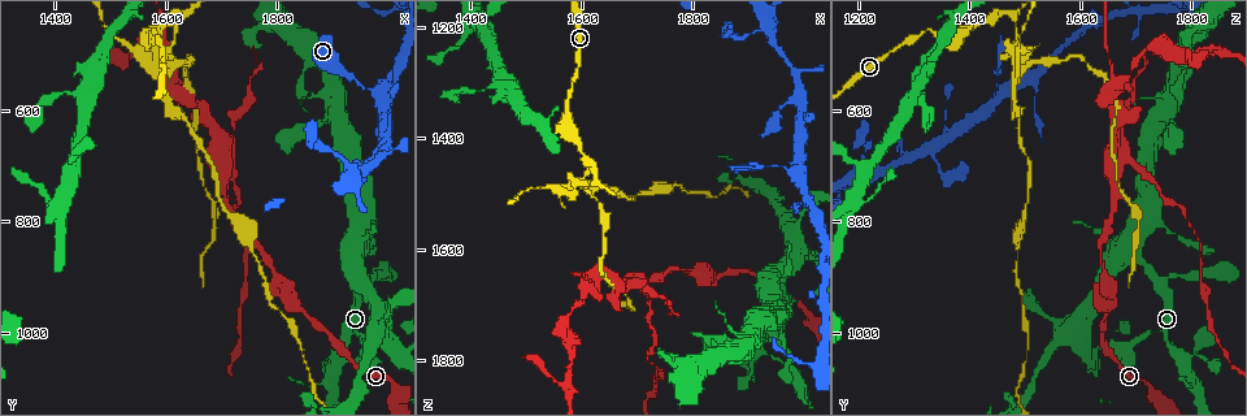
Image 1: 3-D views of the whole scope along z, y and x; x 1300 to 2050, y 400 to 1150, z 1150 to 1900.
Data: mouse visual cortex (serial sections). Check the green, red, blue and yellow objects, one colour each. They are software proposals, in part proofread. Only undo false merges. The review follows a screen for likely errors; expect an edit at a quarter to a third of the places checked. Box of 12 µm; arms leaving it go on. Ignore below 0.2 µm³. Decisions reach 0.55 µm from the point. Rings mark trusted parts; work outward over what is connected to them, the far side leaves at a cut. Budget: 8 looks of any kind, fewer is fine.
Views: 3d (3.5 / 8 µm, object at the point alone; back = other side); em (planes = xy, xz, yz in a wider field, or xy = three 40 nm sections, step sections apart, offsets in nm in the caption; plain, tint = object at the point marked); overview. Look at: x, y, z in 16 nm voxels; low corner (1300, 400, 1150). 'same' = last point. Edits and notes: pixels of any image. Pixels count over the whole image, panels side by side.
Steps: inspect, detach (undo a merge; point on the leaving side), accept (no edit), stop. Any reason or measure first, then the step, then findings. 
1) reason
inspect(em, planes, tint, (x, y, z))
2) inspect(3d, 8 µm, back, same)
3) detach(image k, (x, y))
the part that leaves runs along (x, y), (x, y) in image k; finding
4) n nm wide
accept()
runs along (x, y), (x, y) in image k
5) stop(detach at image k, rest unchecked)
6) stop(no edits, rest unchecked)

four arms meet
inspect(3d, 3.5 µm, back, (1605, 490, 1480))

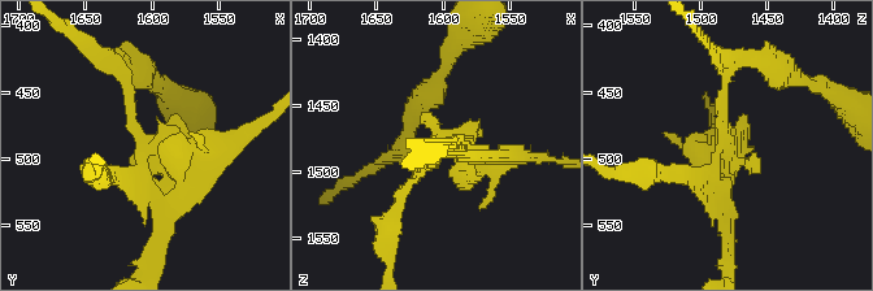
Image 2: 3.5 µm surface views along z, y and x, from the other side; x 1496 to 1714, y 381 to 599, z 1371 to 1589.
inspect(em, xy, step 2, tint, (1606, 488, 1480))

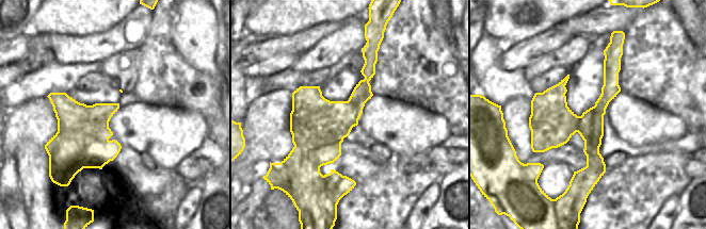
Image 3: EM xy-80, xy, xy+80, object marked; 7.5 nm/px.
cut it another way
inspect(em, xy, step 3, tint, same)

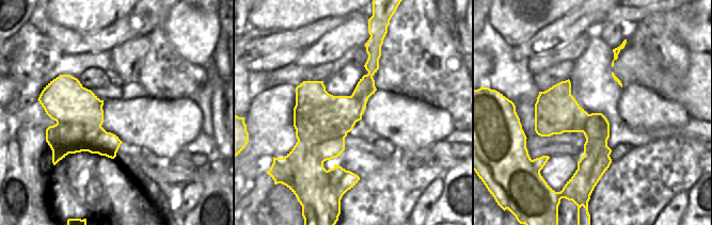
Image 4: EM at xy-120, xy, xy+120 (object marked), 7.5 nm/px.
detach(image 2, (725, 178))
a second cell is stuck on

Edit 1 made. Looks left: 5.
side arm on a straight run
inspect(3d, 3.5 µm, (1705, 675, 1665))

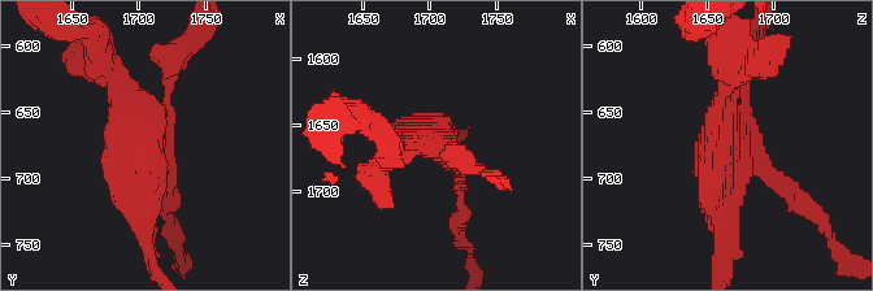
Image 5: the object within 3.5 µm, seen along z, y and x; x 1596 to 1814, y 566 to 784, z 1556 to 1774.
shape alone is not enough
inspect(em, xy, step 2, tint, (1706, 678, 1662))

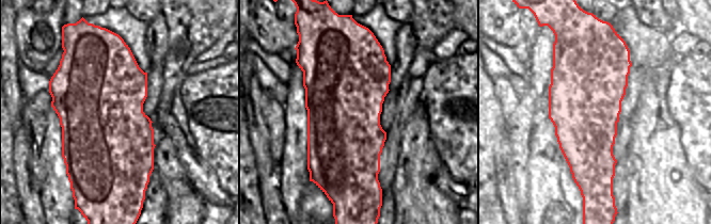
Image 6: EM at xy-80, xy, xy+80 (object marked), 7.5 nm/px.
detach(image 5, (170, 211))
the part that leaves runs along (755, 148), (832, 237) in image 5; a second cell is stuck on

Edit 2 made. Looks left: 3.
a fork
inspect(em, planes, tint, (1610, 550, 1660))

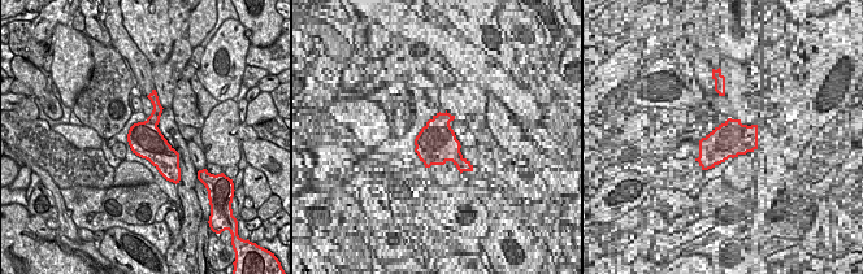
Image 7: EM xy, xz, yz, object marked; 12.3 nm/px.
inspect(3d, 3.5 µm, back, same)

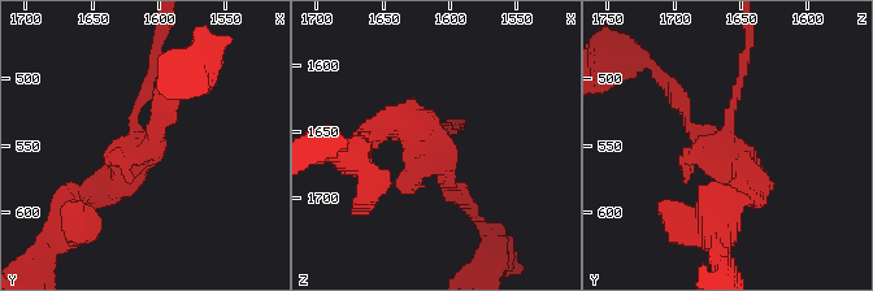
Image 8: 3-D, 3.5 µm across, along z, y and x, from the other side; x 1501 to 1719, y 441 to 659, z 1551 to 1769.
accept()
runs along (85, 195), (152, 143), (168, 87) in image 8; one cell here

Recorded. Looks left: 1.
stop(detach at image 2, detach at image 5, rest unchecked)

